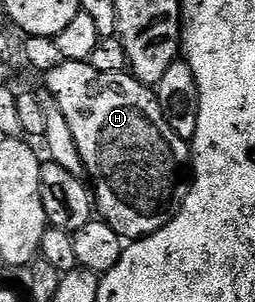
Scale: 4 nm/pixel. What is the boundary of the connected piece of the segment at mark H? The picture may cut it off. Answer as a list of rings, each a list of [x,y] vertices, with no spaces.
[[[62,61],[60,67],[44,74],[43,81],[45,81],[44,88],[53,96],[55,103],[59,103],[59,111],[63,111],[63,119],[67,119],[67,127],[71,129],[71,135],[75,137],[75,147],[79,149],[79,155],[85,168],[85,177],[91,186],[95,209],[100,220],[107,222],[123,239],[146,237],[162,229],[173,218],[174,213],[180,210],[181,202],[185,200],[187,174],[191,169],[191,153],[186,142],[181,141],[179,135],[175,135],[175,131],[171,131],[171,127],[167,127],[167,119],[163,119],[163,111],[157,102],[156,92],[150,86],[137,80],[128,71],[124,73],[104,73],[103,71],[95,71],[95,67],[91,67],[83,61]]]

